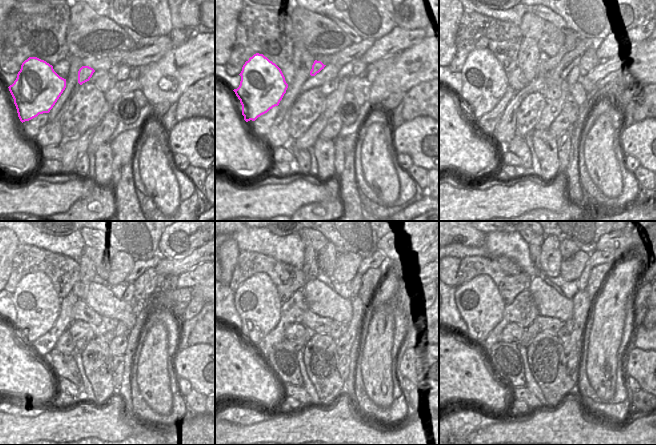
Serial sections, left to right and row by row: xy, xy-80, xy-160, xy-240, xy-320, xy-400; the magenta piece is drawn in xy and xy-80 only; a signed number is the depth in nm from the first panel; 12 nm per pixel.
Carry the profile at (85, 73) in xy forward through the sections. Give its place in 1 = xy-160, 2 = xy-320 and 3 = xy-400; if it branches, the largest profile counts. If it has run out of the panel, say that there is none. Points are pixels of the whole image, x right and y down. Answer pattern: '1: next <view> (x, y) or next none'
1: next xy-160 (571, 39)
2: next xy-320 (347, 264)
3: next xy-400 (571, 269)

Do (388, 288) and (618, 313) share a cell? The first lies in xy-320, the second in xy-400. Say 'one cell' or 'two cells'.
one cell

